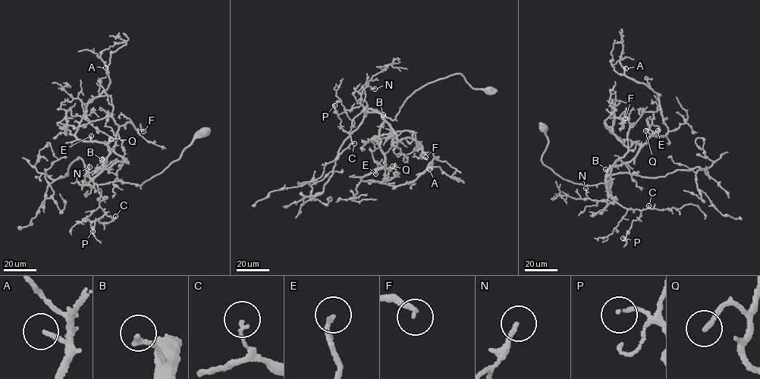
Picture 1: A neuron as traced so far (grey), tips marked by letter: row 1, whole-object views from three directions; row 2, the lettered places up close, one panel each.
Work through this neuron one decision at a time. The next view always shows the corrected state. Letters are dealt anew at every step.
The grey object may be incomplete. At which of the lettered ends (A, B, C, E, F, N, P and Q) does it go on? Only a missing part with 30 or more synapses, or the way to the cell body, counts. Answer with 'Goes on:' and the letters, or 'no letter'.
Goes on: A, E, Q

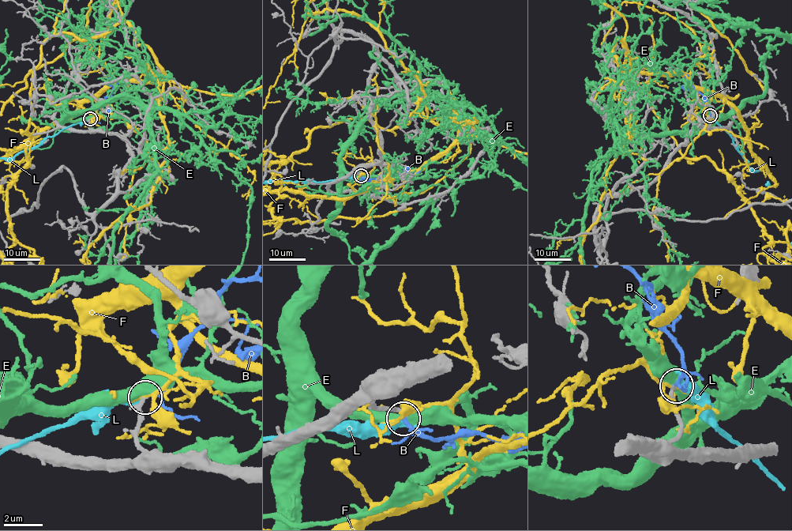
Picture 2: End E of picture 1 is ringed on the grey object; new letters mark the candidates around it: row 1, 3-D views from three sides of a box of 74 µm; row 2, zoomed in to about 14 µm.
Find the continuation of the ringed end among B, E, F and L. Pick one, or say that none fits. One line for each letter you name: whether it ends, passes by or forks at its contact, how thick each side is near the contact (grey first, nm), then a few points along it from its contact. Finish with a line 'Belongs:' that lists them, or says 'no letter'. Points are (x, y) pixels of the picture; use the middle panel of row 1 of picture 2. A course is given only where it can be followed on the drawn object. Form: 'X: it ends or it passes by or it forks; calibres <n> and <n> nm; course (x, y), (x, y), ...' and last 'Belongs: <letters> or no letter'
B: it forks; calibres 200 and 130 nm
Belongs: B

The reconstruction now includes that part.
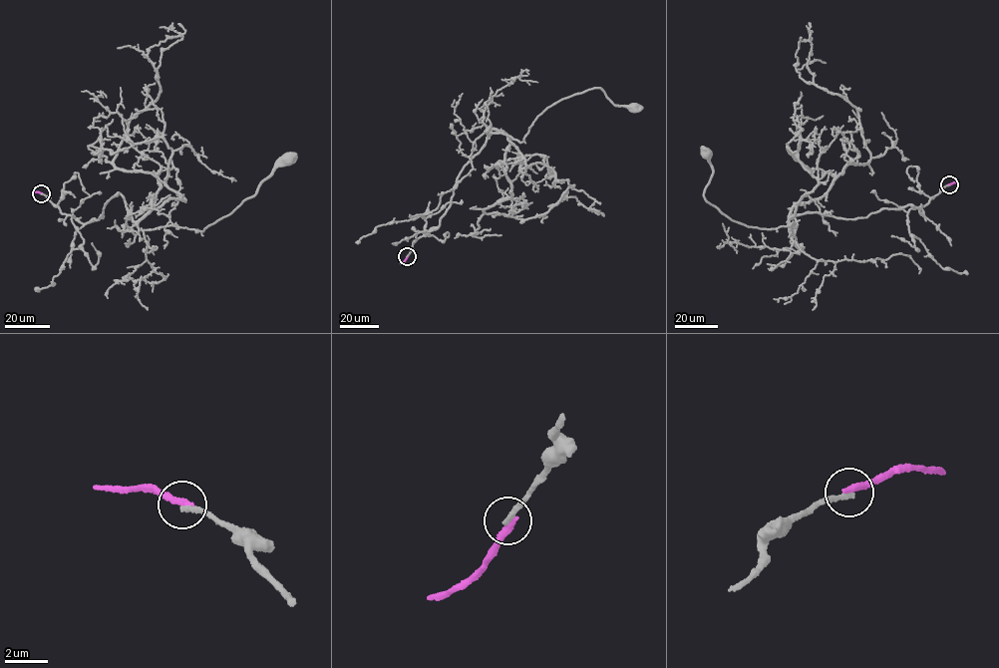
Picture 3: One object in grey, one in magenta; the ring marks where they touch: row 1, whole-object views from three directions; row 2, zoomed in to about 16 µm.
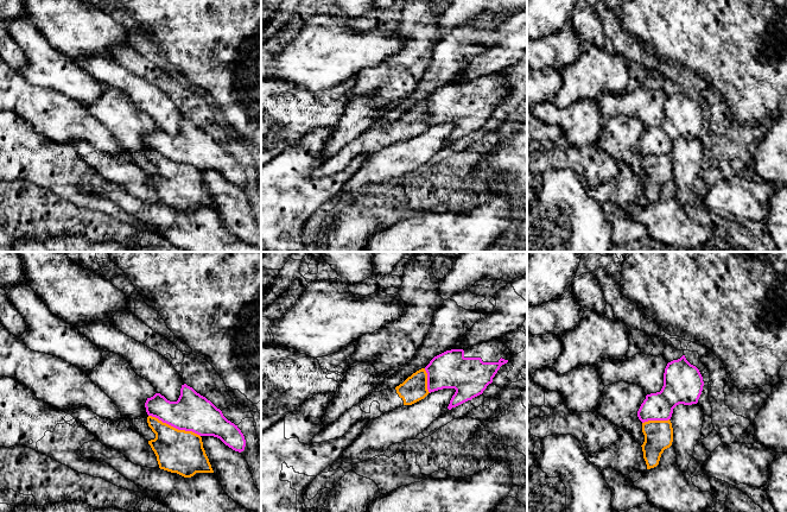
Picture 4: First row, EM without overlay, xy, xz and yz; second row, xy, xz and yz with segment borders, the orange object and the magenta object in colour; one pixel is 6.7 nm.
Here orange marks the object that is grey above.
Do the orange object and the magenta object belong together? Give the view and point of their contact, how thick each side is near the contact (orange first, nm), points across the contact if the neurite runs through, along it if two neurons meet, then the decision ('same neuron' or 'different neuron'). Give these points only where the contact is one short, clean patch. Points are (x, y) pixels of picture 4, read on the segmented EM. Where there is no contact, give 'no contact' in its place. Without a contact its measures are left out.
contact xy (175, 428); calibres 300 and 260 nm; different neuron

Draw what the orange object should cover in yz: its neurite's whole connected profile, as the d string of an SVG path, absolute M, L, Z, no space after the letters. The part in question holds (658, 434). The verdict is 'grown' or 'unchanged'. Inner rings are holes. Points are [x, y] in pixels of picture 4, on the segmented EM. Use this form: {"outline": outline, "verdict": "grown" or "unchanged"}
{"outline": "M648 421L642 423L645 442L641 445L647 469L659 464L661 454L673 442L673 428L671 421Z", "verdict": "unchanged"}

